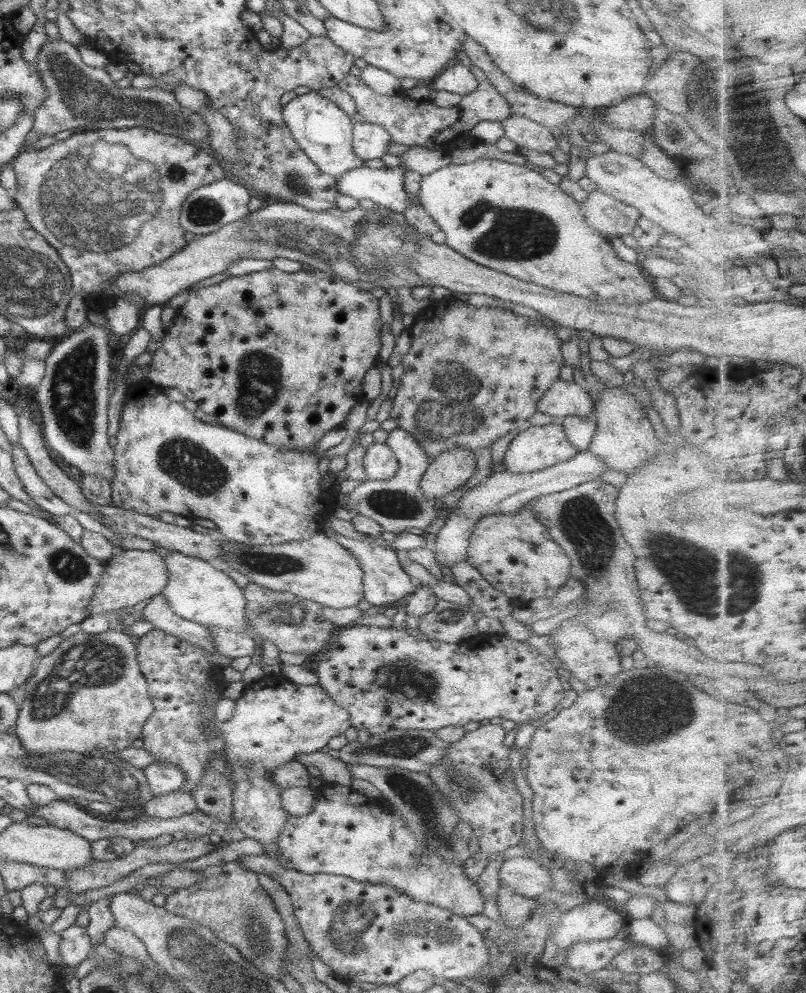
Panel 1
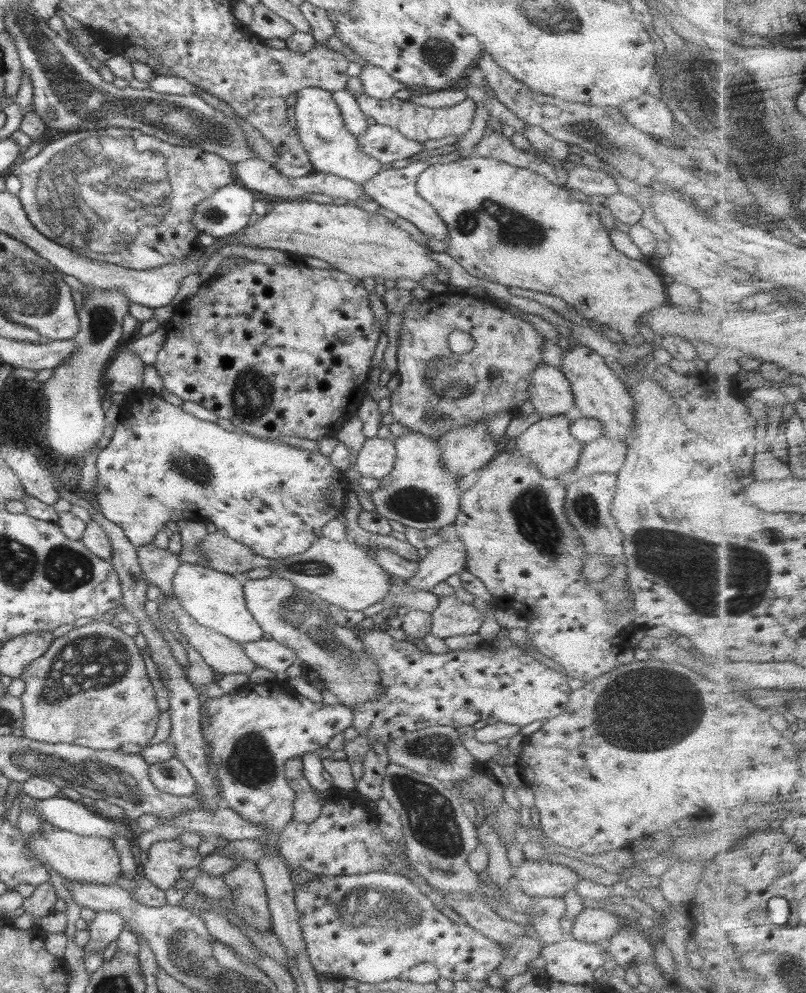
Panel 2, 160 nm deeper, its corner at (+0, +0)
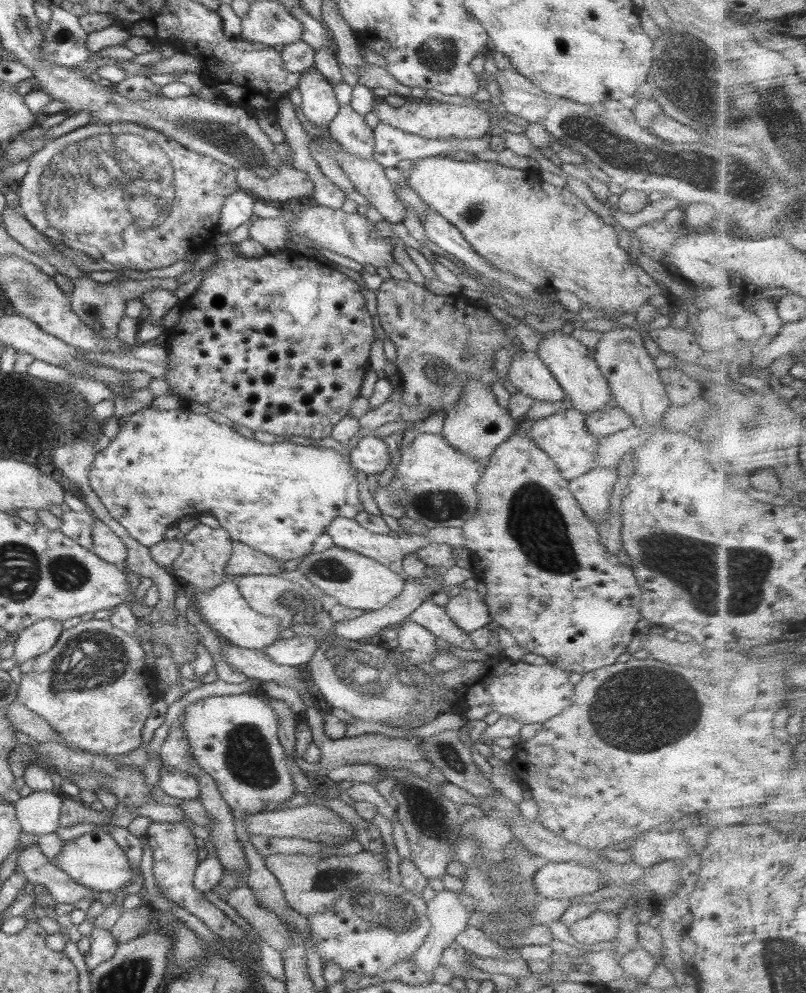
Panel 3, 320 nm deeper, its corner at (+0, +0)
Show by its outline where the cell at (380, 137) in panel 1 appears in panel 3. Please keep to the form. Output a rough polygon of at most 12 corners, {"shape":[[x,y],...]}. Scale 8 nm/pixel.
{"shape":[[376,122],[375,161],[438,157],[486,152],[488,138],[428,138]]}

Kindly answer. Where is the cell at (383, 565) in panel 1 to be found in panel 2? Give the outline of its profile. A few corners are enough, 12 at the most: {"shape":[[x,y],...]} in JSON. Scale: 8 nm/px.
{"shape":[[388,574],[386,606],[430,615],[439,598],[432,591],[411,588]]}

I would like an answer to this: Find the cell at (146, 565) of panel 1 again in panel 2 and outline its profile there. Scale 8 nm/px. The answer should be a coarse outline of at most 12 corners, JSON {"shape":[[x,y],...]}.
{"shape":[[151,543],[137,548],[147,581],[173,596],[179,556]]}

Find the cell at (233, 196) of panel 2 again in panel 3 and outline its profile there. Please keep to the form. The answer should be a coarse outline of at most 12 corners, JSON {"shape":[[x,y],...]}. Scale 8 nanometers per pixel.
{"shape":[[241,189],[223,202],[219,232],[254,217],[255,196]]}

